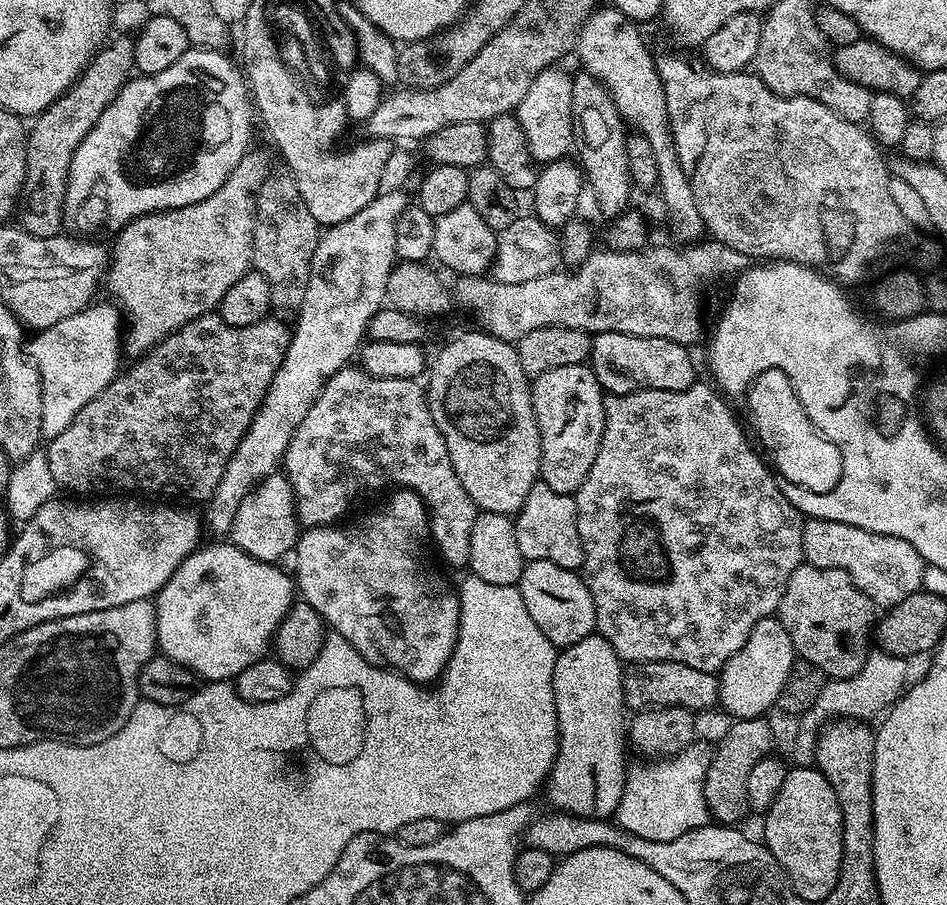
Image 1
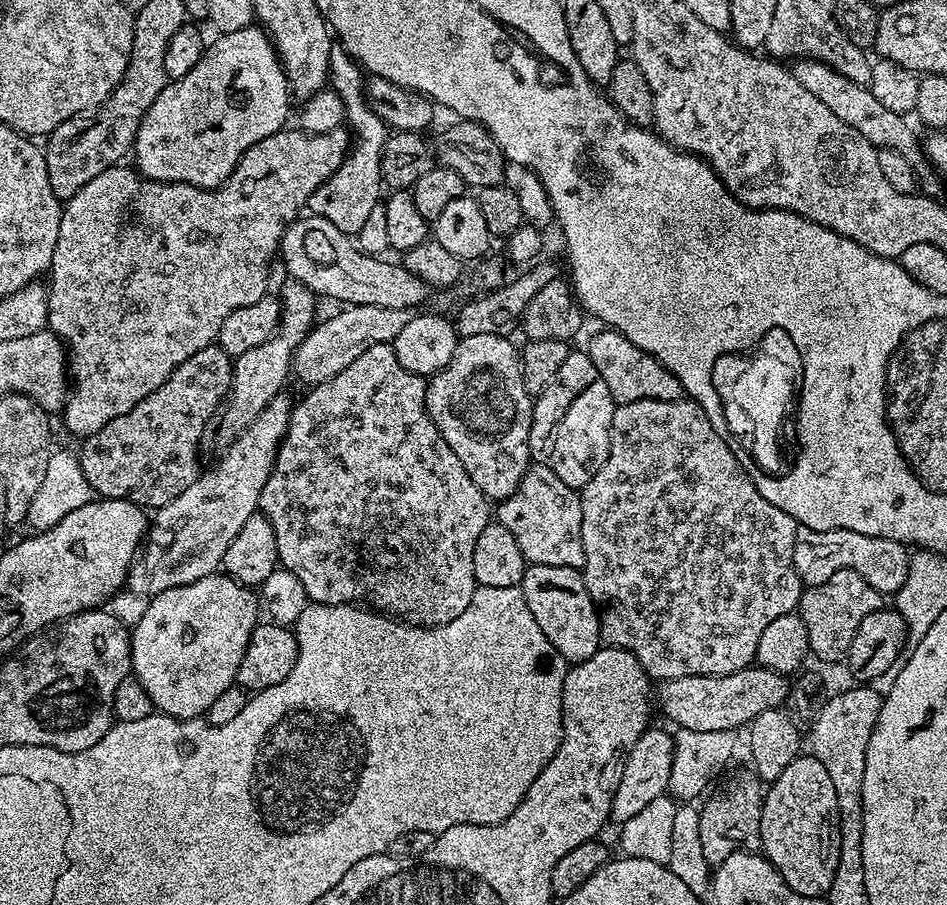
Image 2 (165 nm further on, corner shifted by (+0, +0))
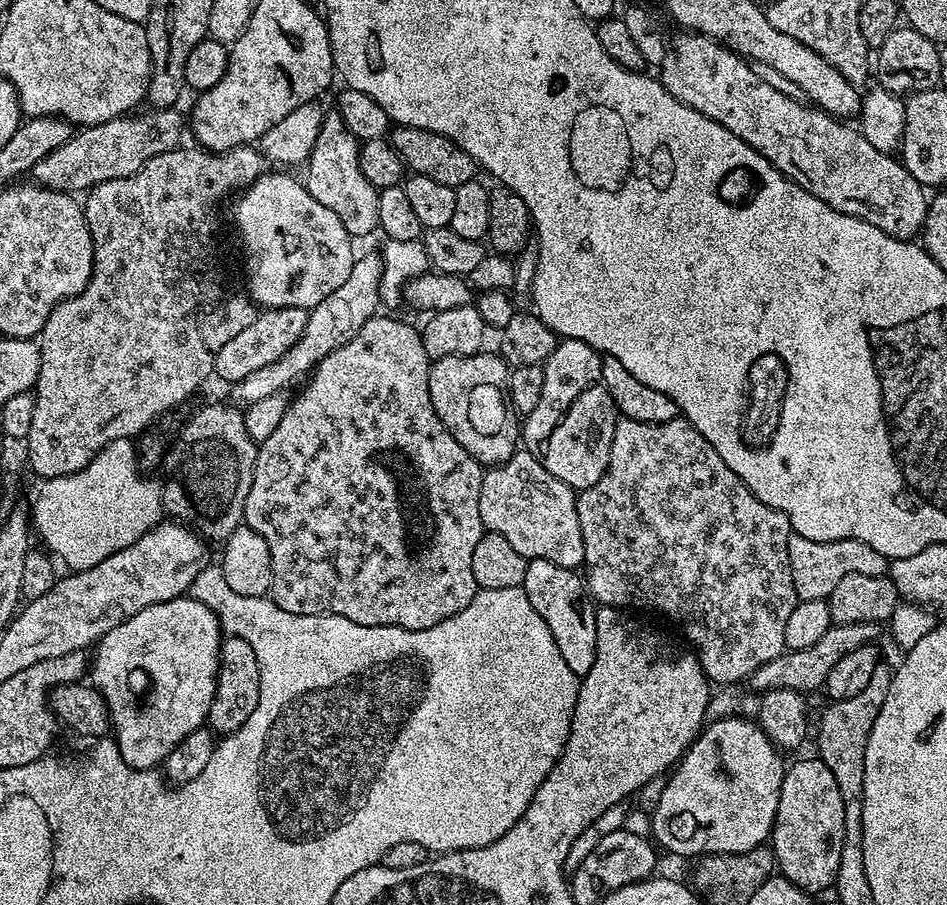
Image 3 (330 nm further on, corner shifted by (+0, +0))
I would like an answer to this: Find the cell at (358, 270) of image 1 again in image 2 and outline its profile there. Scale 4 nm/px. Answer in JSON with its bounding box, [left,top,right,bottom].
[128,394,294,598]

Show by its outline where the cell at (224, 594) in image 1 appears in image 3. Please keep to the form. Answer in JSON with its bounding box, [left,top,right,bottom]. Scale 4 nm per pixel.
[90,594,221,769]

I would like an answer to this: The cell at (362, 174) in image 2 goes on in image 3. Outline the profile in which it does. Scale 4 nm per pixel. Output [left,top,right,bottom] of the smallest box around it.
[302,111,380,238]

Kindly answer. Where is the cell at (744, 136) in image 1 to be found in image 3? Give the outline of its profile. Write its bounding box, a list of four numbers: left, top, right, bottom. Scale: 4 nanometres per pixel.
[662,30,929,240]

